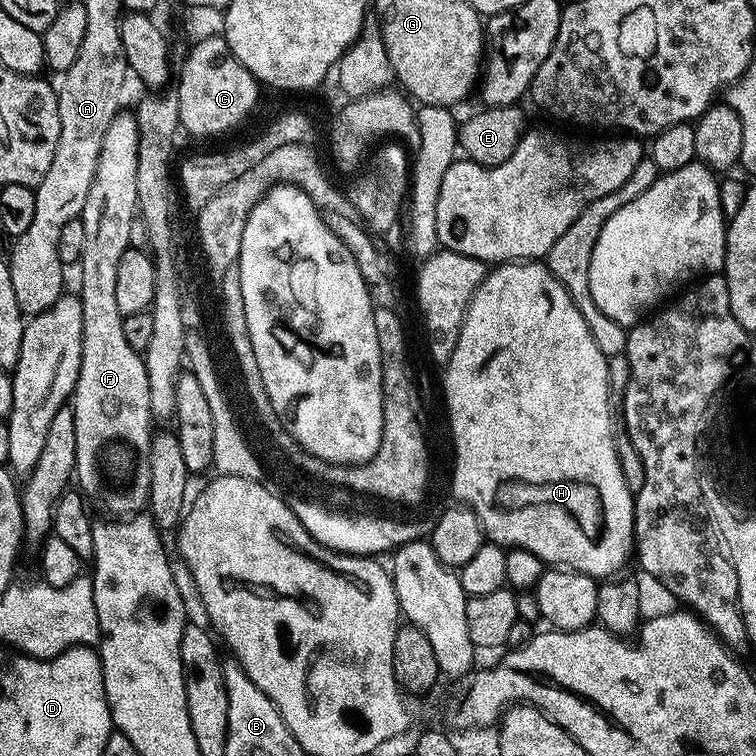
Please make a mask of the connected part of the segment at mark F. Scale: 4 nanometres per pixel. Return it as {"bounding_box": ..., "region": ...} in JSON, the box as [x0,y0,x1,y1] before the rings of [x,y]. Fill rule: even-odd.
{"bounding_box":[70,110,154,518],"region":[[[121,110],[116,113],[116,117],[110,122],[110,126],[106,126],[106,134],[102,138],[102,150],[98,158],[98,166],[94,174],[94,182],[90,186],[90,194],[86,194],[86,202],[84,208],[80,212],[78,219],[82,222],[82,230],[84,231],[84,249],[80,252],[78,261],[78,269],[80,268],[80,289],[78,295],[82,302],[82,322],[84,329],[82,330],[82,358],[81,368],[78,374],[76,388],[72,391],[70,397],[70,407],[74,414],[74,446],[76,447],[76,466],[74,469],[74,480],[78,485],[79,491],[93,505],[96,504],[102,511],[108,512],[112,518],[127,518],[143,513],[148,507],[148,495],[150,494],[150,446],[152,445],[152,433],[154,431],[154,417],[150,410],[150,390],[148,389],[148,375],[146,374],[146,366],[141,353],[134,351],[130,346],[130,342],[126,342],[126,330],[124,329],[124,313],[118,310],[118,294],[114,290],[118,287],[118,258],[122,258],[122,254],[129,248],[130,242],[130,226],[137,223],[138,220],[138,190],[136,189],[136,179],[138,178],[138,122],[135,115],[131,111]]]}

